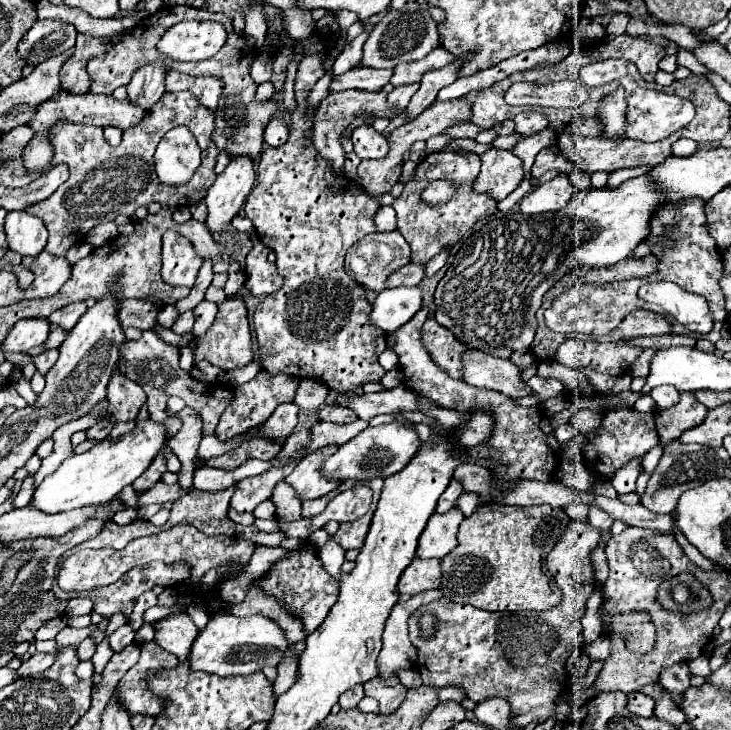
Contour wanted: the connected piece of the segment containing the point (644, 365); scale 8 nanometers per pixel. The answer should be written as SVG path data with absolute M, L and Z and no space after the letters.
M645 349L643 353L635 360L632 368L630 368L630 374L635 377L647 377L650 371L650 361L655 355L655 350Z

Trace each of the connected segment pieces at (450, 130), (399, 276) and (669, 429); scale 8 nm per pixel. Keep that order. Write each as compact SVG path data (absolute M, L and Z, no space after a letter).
M454 122L452 126L448 126L442 134L452 136L452 138L476 138L476 134L480 132L478 126L474 126L472 122Z
M408 264L398 268L398 272L394 270L388 276L388 288L396 288L396 286L418 286L424 278L424 266L418 264Z
M682 392L680 402L674 408L656 410L656 430L662 438L662 444L670 442L672 438L678 438L684 430L700 424L706 412L708 410L704 408L704 404L700 404L692 392Z

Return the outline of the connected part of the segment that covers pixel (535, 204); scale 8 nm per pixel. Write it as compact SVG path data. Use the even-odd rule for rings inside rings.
M556 176L538 188L534 188L528 196L520 200L520 210L524 214L538 214L538 212L556 212L562 210L568 200L574 196L574 186L570 184L568 176Z

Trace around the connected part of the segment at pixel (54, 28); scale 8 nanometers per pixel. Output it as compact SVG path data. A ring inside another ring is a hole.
M40 20L36 22L20 40L18 56L26 60L26 64L36 66L44 60L64 54L76 42L76 30L70 24Z

